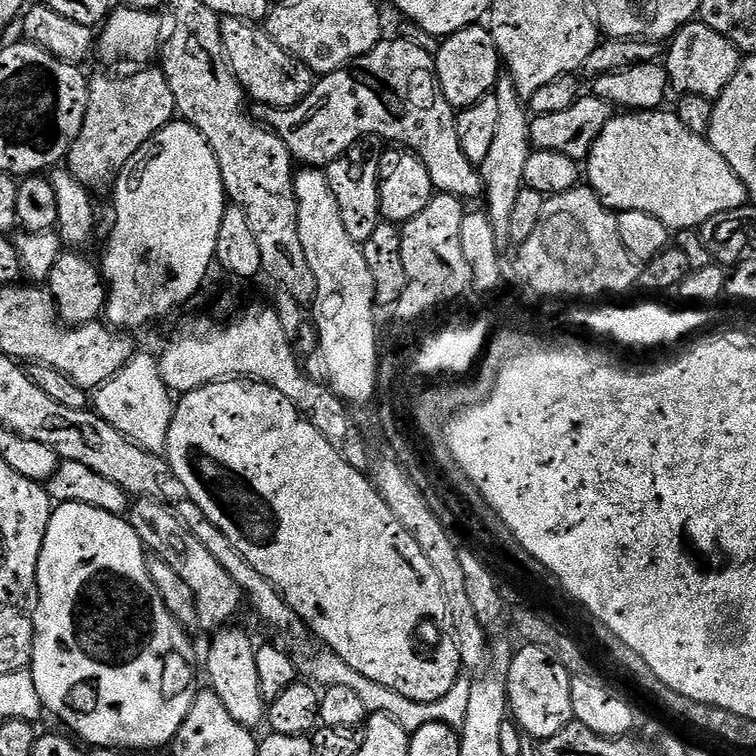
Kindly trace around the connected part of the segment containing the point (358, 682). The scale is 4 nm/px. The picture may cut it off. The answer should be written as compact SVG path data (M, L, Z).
M319 651L313 656L299 657L299 671L303 675L305 672L309 676L305 676L309 681L324 688L347 686L348 689L354 690L354 694L358 694L358 698L362 698L362 706L366 706L369 714L374 712L386 714L390 718L394 718L394 722L398 722L398 726L402 726L409 734L418 731L419 728L427 724L445 724L457 730L463 729L466 706L470 703L470 690L473 681L471 675L461 674L454 682L454 686L450 686L450 691L447 694L442 694L442 698L438 698L434 702L414 702L414 698L402 698L402 694L398 694L394 690L386 690L386 686L378 686L378 682L370 682L370 678L362 678L362 674L358 674L358 670L346 666L346 662L342 662L342 658L338 658L332 652Z

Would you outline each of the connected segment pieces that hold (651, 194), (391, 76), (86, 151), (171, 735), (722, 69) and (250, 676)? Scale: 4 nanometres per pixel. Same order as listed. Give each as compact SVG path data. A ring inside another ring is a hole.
M628 110L613 115L606 122L602 134L594 142L586 161L586 184L613 213L638 210L658 218L670 230L696 230L714 214L745 207L749 203L744 183L730 170L730 162L714 150L705 137L694 134L682 126L675 111Z
M381 39L366 55L339 68L337 72L321 75L313 83L310 94L292 108L281 108L271 113L271 127L286 142L292 152L293 161L311 166L317 170L333 164L343 152L349 152L361 143L363 136L385 136L396 144L405 144L405 149L419 156L420 161L432 179L433 189L446 196L458 196L465 201L479 201L484 195L484 179L480 176L477 165L462 154L462 142L458 142L456 112L446 102L442 86L436 77L436 62L433 53L422 50L415 39Z
M152 66L141 67L144 69L134 73L129 80L107 80L104 76L94 75L89 79L88 109L84 125L74 146L70 146L66 157L67 171L72 172L74 178L82 182L82 186L97 190L96 188L104 188L107 184L108 187L115 185L116 178L126 166L126 162L130 162L130 158L134 158L134 154L138 154L138 150L146 146L146 142L150 142L150 138L158 134L158 130L173 123L177 115L174 94L170 94L170 86L166 82L163 71L159 67L148 67Z
M56 504L52 509L52 517L42 542L42 554L38 558L38 606L34 614L34 642L32 643L32 663L30 671L34 678L34 686L38 690L38 698L45 709L48 708L68 727L73 728L93 749L111 748L160 748L171 745L175 740L182 722L186 722L186 714L190 714L190 706L198 691L196 672L188 661L188 652L180 648L178 625L173 616L168 615L166 606L154 602L153 597L140 588L132 588L128 580L119 584L116 572L112 569L112 555L116 548L124 548L133 542L133 525L126 522L124 516L115 516L101 508L85 504Z
M702 22L686 24L678 29L668 46L668 83L675 91L677 88L677 93L686 96L704 96L707 100L715 101L716 97L722 94L722 90L726 90L730 78L734 78L734 74L740 68L740 49L722 34L718 34L718 30L710 30L710 26Z
M225 626L211 637L212 645L208 648L208 680L211 691L222 698L222 706L230 710L230 718L242 726L255 729L256 724L263 725L266 720L266 705L262 690L258 686L256 669L257 645L237 626Z

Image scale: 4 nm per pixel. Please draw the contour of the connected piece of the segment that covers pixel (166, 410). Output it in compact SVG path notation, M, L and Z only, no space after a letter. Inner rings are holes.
M144 350L132 356L119 374L97 389L94 410L104 421L140 448L161 455L167 445L175 405L172 394L162 382L159 359Z

